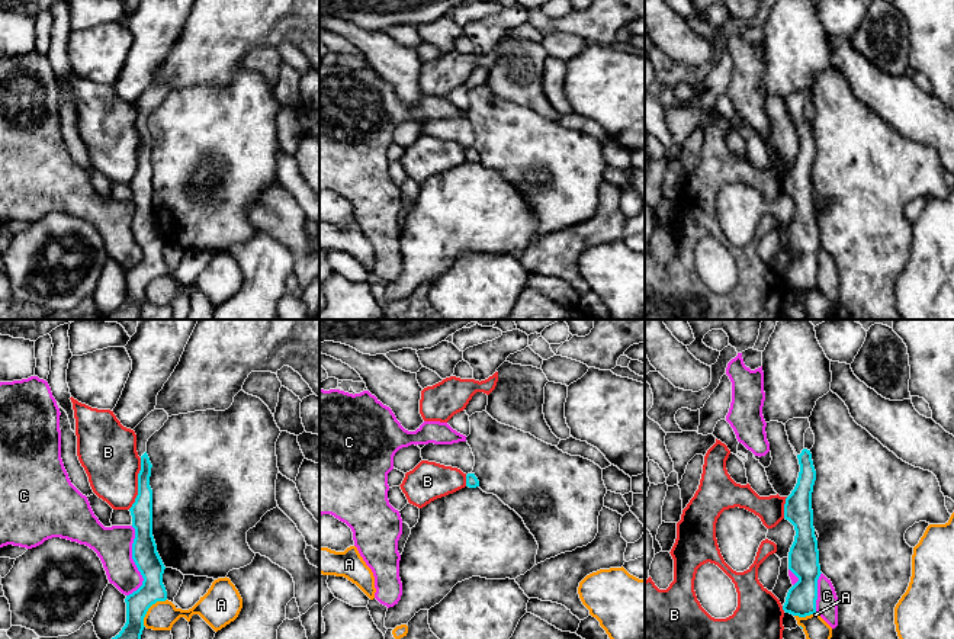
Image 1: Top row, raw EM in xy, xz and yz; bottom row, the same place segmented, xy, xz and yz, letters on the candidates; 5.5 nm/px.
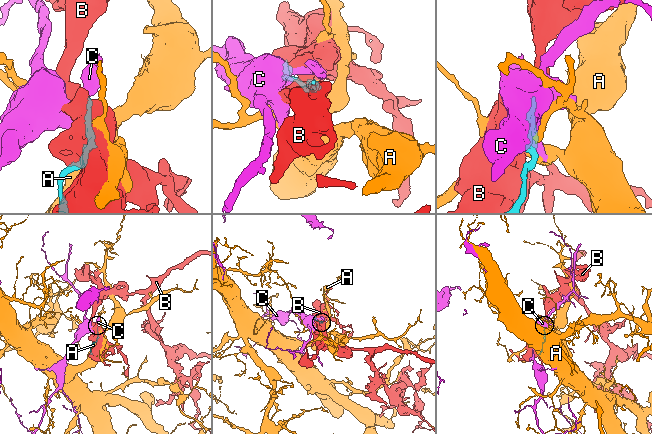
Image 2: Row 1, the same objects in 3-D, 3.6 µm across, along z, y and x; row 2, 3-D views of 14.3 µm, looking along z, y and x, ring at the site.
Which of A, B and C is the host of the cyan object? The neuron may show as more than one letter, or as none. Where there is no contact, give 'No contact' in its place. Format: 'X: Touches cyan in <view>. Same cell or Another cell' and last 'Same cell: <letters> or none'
A: Touches cyan in xy. Another cell
B: Touches cyan in xy. Another cell
C: Touches cyan in xy. Another cell
Same cell: none

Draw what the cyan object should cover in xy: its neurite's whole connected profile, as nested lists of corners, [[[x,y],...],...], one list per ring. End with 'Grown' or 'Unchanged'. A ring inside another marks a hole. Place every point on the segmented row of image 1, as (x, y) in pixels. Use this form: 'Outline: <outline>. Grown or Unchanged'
Outline: [[[164,410],[151,411],[135,428],[136,452],[141,457],[141,471],[138,473],[138,495],[129,508],[135,539],[132,543],[132,559],[141,572],[142,585],[126,595],[126,623],[112,639],[141,639],[144,630],[144,617],[148,609],[157,601],[167,600],[167,591],[163,584],[164,563],[157,552],[152,536],[152,489],[150,487],[151,462],[147,455],[148,439],[158,431],[168,420]]]. Grown

